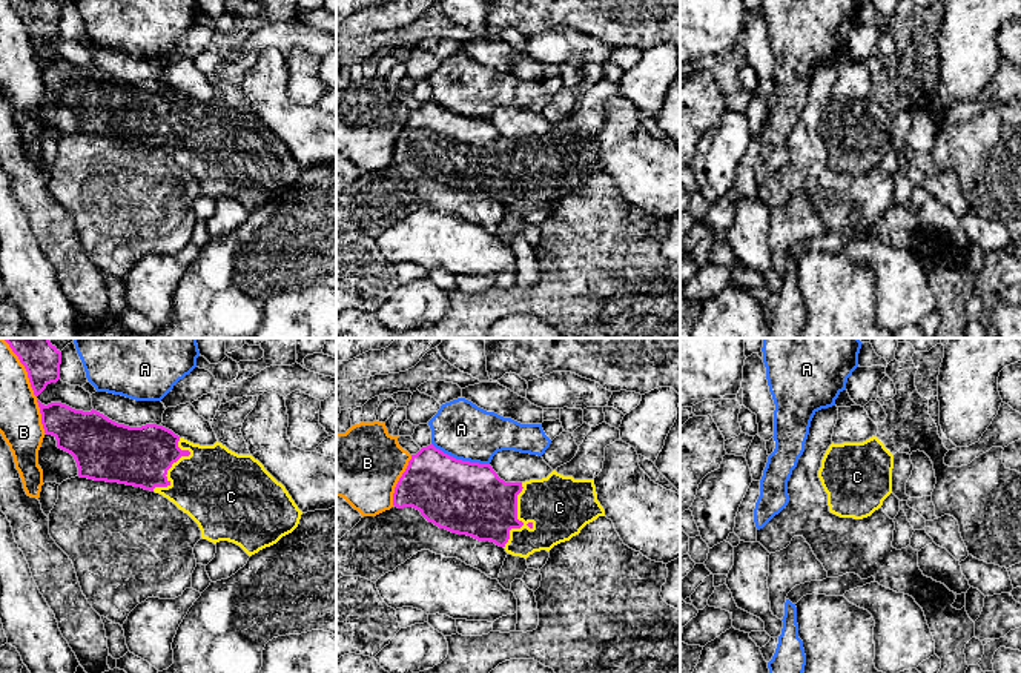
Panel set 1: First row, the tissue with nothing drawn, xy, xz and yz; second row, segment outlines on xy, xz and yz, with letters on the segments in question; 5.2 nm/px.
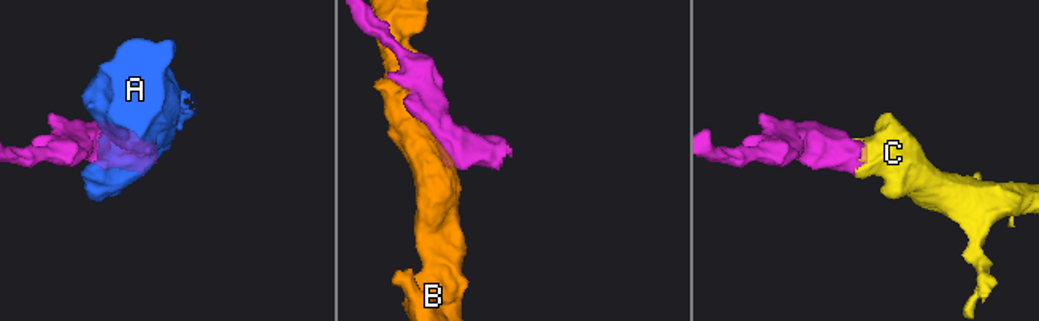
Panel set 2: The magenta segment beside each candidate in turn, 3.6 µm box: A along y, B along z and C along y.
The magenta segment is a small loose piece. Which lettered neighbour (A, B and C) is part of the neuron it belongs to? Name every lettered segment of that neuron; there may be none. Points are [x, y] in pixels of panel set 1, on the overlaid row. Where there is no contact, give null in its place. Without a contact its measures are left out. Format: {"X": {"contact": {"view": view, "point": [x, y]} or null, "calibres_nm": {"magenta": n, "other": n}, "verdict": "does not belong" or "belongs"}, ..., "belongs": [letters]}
{"A": {"contact": {"view": "xz", "point": [461, 460]}, "calibres_nm": {"magenta": 380, "other": 300}, "verdict": "does not belong"}, "B": {"contact": {"view": "xy", "point": [25, 367]}, "calibres_nm": {"magenta": 200, "other": 220}, "verdict": "does not belong"}, "C": {"contact": {"view": "xz", "point": [516, 518]}, "calibres_nm": {"magenta": 360, "other": 320}, "verdict": "belongs"}, "belongs": ["C"]}

